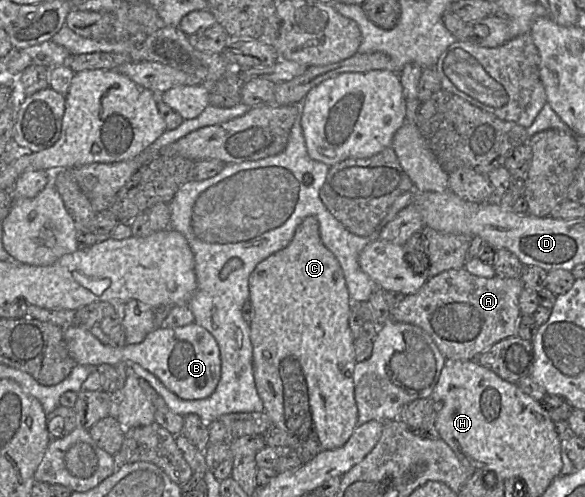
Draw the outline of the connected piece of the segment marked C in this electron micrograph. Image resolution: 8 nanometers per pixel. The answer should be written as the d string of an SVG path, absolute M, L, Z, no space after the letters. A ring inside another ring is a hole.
M308 216L299 224L288 246L270 255L255 267L249 277L249 299L253 305L253 319L249 324L253 347L253 372L258 395L264 404L264 412L271 418L274 426L285 432L288 439L287 446L293 448L304 463L309 462L323 451L343 446L358 426L358 408L353 378L357 361L354 350L355 339L349 327L349 315L353 302L338 260L321 240L319 222L315 216Z

